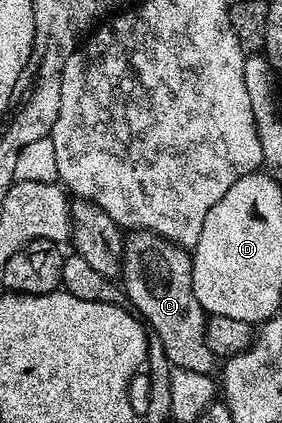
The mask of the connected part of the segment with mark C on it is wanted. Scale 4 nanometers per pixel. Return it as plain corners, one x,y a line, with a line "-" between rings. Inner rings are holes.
150,230
129,231
125,240
120,285
128,302
130,298
129,305
152,333
160,336
173,369
213,375
216,357
205,342
208,315
193,291
191,251

